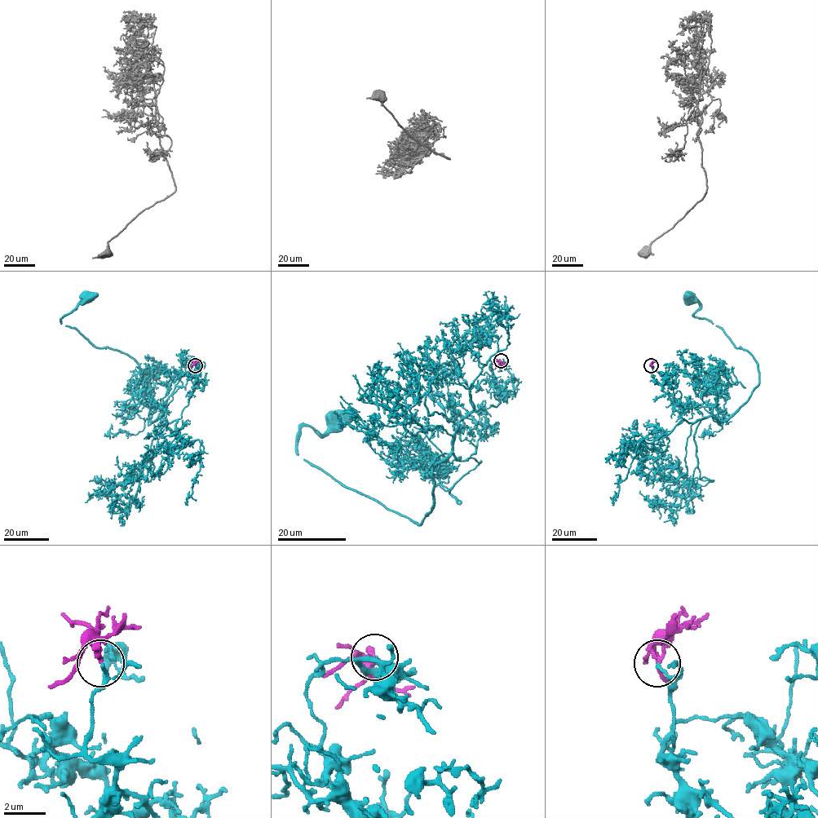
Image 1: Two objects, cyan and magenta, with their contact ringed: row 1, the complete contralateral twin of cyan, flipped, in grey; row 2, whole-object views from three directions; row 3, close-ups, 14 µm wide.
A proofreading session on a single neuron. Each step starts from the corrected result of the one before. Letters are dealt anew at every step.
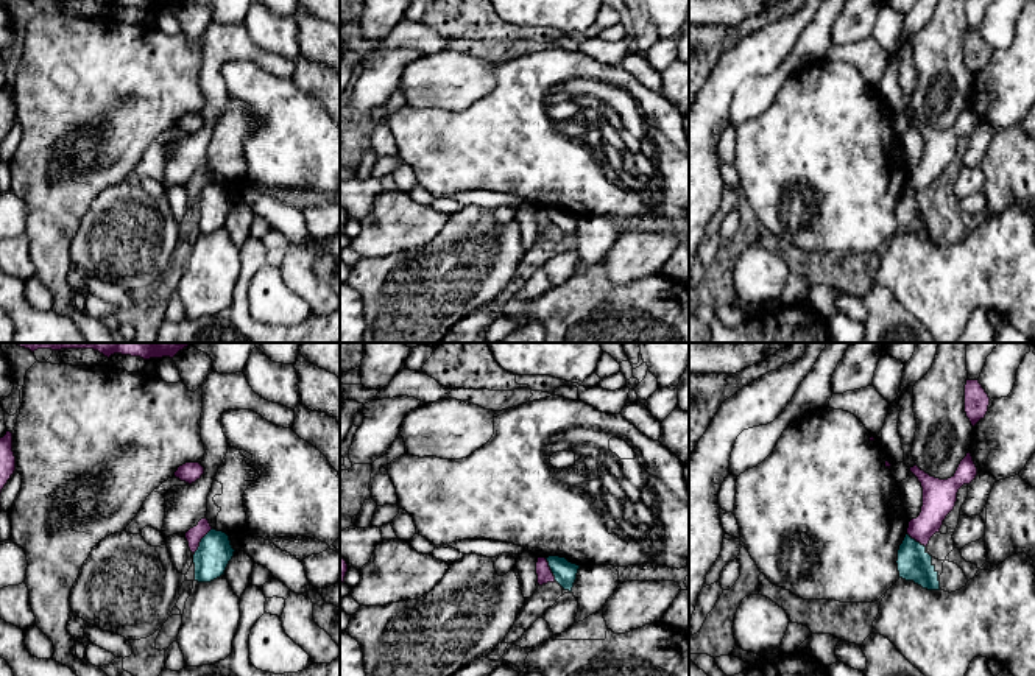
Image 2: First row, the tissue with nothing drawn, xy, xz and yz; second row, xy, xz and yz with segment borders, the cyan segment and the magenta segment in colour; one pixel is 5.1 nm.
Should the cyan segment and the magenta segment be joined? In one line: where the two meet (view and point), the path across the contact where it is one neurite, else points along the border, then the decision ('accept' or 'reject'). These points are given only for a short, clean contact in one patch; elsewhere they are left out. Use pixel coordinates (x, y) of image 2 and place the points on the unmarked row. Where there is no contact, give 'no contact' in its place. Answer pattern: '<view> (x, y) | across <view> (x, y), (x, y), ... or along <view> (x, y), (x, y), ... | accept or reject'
xy (200, 193) | along xy (212, 179), (201, 190), (194, 206) | reject

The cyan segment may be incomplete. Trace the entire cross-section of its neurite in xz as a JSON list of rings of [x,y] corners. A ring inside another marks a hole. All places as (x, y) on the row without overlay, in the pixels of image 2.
[[[549,207],[546,210],[549,213],[549,218],[550,218],[553,227],[555,227],[555,232],[564,241],[572,243],[580,217],[572,215],[566,209],[560,209],[560,207]]]

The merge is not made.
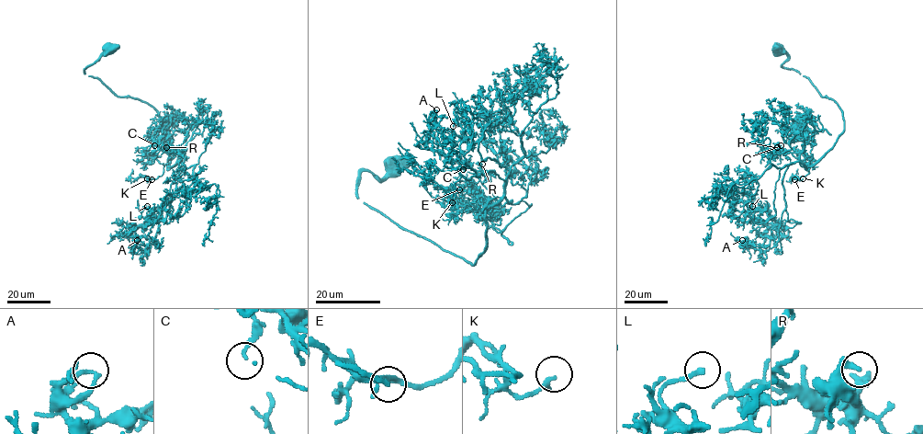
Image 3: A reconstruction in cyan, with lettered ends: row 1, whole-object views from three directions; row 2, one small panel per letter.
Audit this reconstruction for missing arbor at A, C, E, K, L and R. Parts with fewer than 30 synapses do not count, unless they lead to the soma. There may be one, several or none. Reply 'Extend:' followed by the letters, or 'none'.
Extend: E

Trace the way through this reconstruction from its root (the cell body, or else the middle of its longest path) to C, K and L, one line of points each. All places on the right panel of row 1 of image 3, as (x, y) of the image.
C: (779, 50), (782, 66), (844, 120), (810, 166), (803, 148), (795, 158), (781, 145)
K: (779, 50), (787, 56), (782, 66), (831, 98), (844, 120), (835, 144), (806, 165), (803, 178)
L: (779, 50), (838, 105), (844, 131), (813, 165), (779, 171), (774, 216), (761, 222), (752, 206)

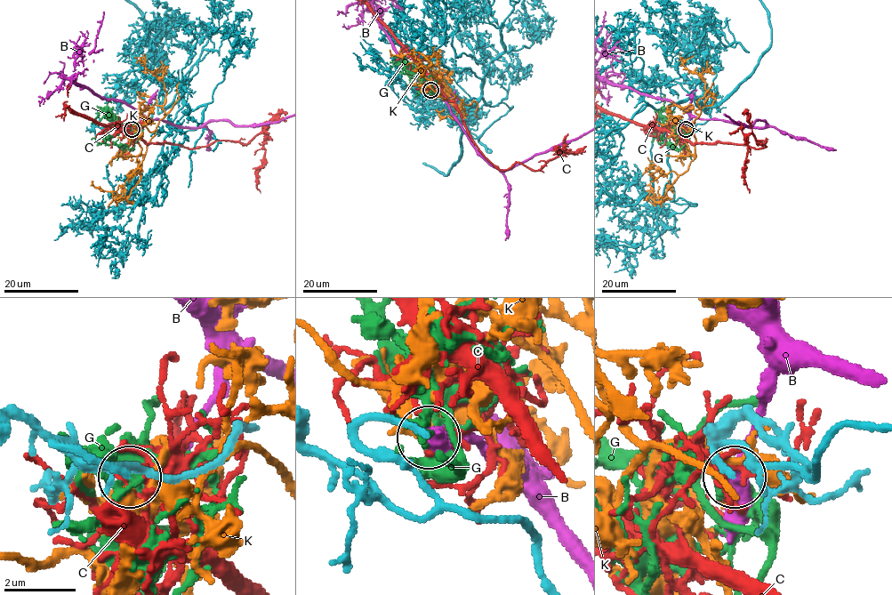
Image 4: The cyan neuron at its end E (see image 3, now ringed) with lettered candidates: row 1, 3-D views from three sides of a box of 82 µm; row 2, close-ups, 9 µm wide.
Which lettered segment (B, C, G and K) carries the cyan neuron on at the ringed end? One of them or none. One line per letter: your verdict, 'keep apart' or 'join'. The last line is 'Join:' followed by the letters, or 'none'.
B: keep apart
C: keep apart
G: join
K: keep apart
Join: G

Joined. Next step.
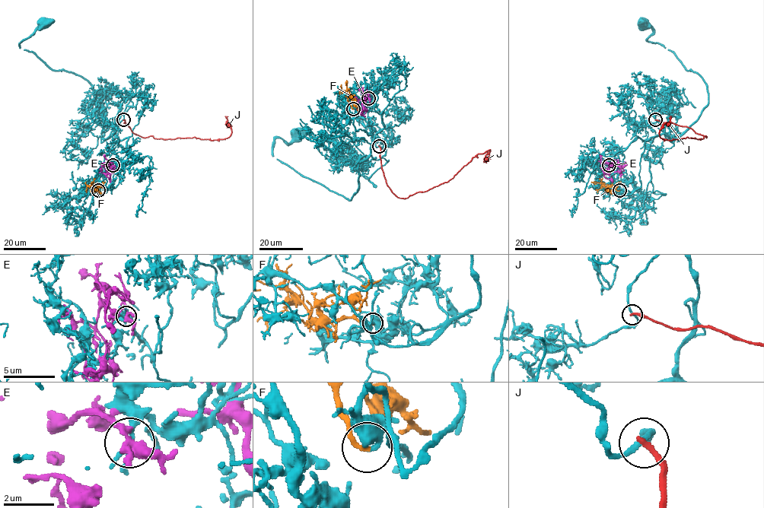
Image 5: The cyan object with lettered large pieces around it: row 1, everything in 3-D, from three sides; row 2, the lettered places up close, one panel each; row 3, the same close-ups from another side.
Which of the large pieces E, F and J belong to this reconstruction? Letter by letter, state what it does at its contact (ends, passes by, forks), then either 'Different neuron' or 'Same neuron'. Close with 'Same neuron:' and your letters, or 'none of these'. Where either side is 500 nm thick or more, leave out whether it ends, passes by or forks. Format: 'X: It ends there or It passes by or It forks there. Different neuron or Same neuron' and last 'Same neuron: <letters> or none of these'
E: It forks there. Different neuron
F: It ends there. Same neuron
J: It ends there. Different neuron
Same neuron: F

